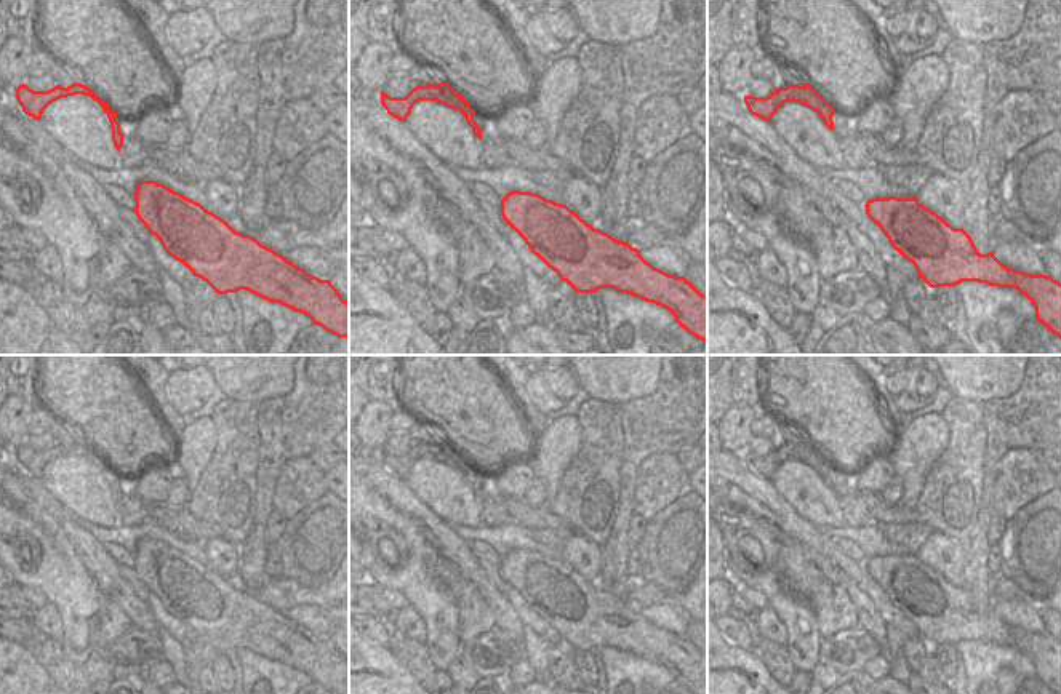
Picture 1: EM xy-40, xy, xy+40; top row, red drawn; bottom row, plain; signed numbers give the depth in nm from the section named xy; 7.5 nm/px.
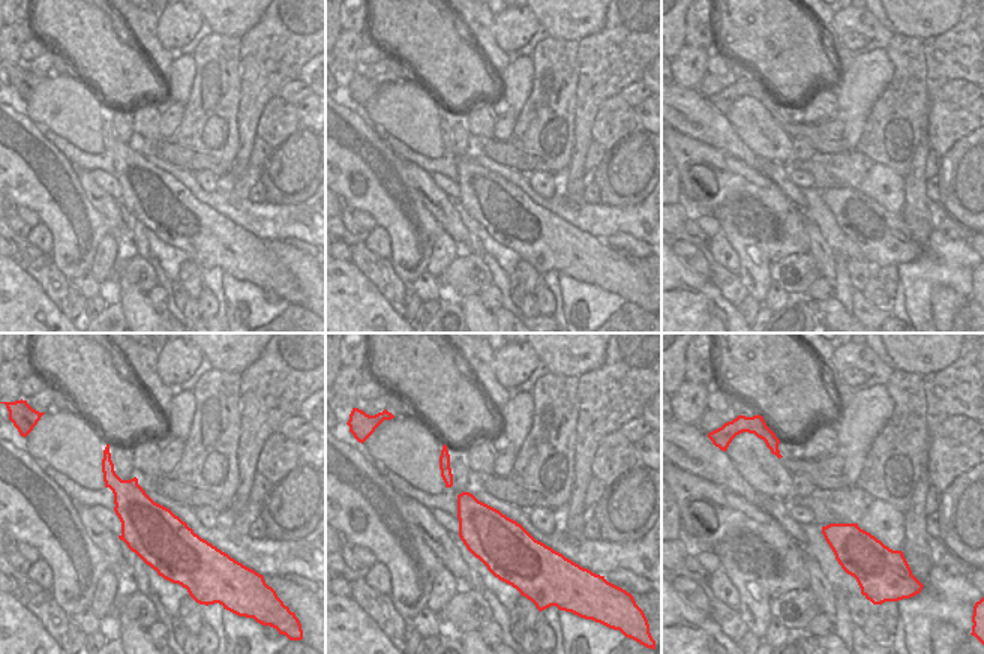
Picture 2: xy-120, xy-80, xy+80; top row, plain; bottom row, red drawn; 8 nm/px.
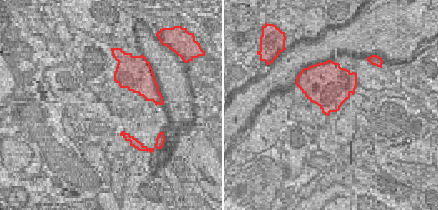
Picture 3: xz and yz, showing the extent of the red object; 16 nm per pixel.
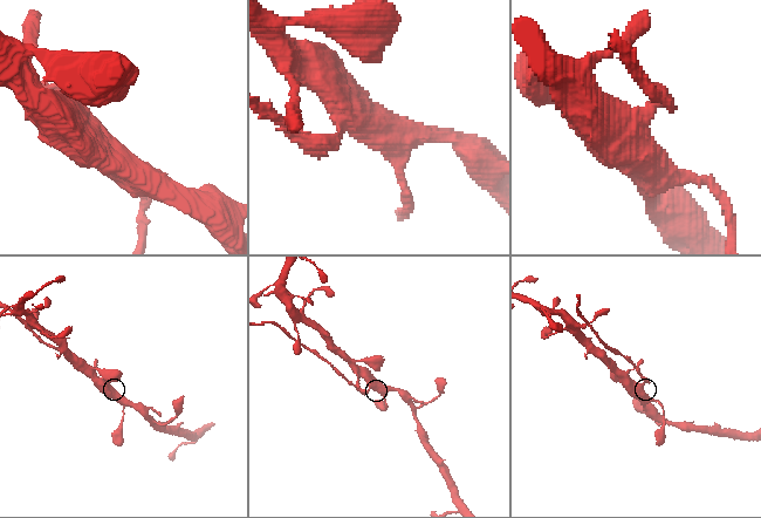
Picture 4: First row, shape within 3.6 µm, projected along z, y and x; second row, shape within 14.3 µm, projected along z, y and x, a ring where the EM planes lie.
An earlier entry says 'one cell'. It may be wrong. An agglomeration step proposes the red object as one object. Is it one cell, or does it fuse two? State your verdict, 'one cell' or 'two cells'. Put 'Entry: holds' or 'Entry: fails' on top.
Entry: fails
two cells

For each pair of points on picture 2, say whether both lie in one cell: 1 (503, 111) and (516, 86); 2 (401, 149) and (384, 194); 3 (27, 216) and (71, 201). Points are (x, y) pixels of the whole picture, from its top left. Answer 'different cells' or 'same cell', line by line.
1: different cells
2: different cells
3: different cells

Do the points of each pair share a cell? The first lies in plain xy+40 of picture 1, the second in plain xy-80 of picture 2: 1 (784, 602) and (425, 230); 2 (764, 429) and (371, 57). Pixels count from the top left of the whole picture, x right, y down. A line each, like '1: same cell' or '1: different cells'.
1: same cell
2: same cell

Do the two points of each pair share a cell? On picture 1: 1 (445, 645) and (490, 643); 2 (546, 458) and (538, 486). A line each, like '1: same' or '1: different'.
1: different
2: different

